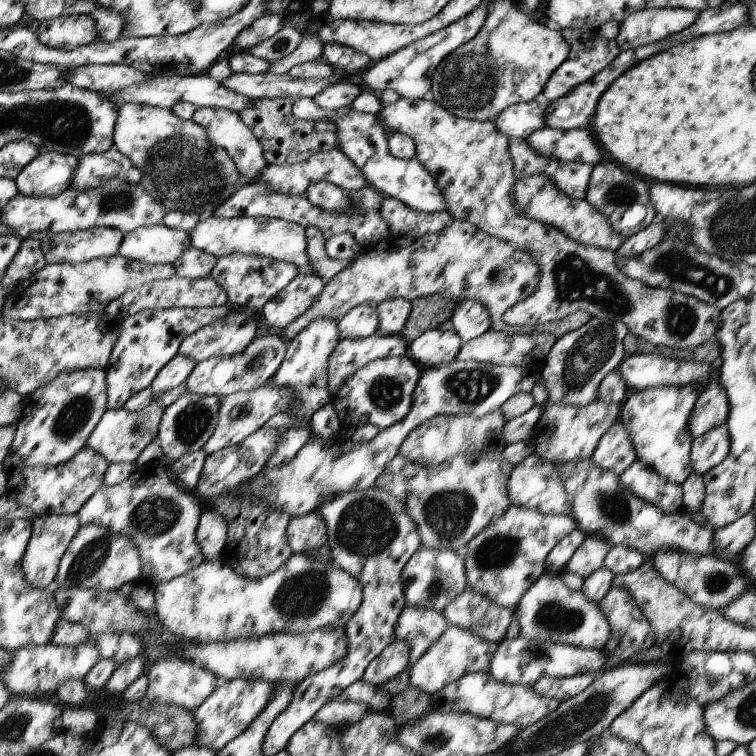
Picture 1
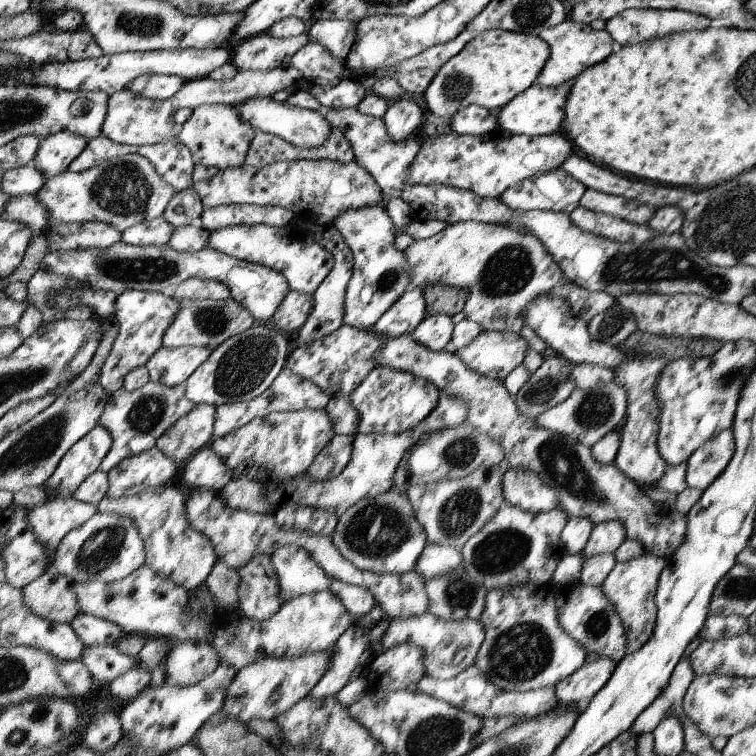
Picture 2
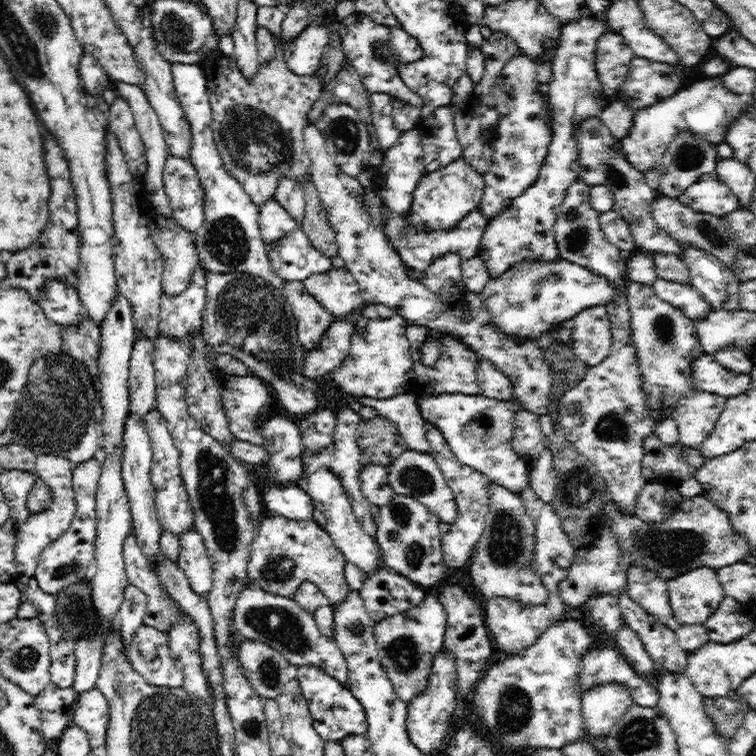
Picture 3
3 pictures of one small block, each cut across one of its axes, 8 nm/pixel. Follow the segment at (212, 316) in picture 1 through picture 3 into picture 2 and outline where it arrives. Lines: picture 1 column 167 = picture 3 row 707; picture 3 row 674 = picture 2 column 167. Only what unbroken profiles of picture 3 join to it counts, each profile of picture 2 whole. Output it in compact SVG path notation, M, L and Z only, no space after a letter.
M129 289L118 295L115 302L114 318L118 322L118 337L100 370L99 384L111 396L123 387L126 377L138 366L146 366L151 358L163 348L163 338L175 322L180 303L174 297L166 297L158 292Z

